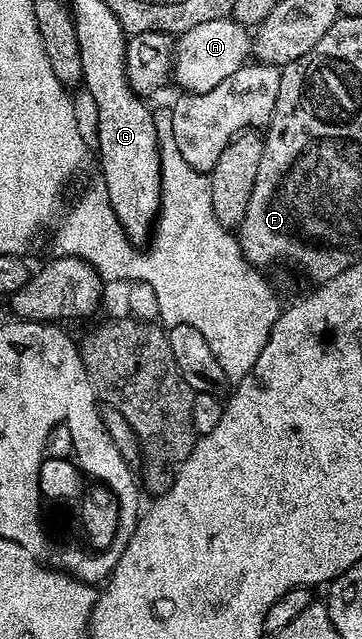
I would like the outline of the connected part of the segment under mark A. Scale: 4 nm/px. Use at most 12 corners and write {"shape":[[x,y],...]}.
{"shape":[[230,17],[179,34],[173,80],[220,87],[252,57],[247,26]]}

